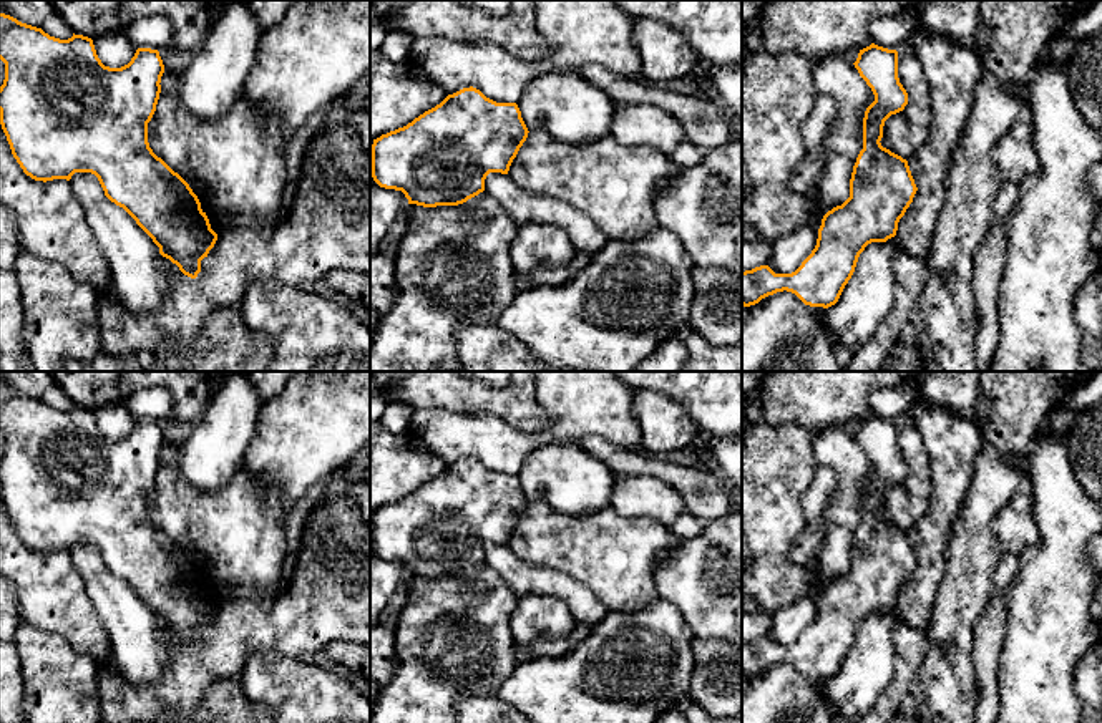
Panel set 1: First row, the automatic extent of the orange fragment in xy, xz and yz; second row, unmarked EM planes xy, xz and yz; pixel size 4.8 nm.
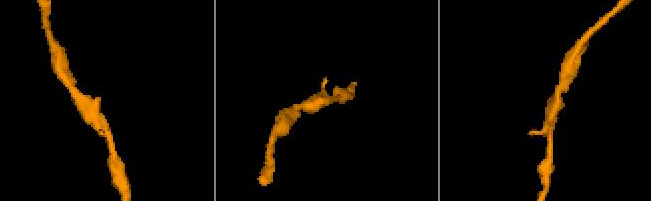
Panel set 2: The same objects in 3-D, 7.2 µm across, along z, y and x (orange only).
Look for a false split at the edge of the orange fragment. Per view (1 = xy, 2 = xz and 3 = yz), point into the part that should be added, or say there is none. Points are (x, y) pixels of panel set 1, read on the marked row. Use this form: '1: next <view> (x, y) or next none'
1: next none
2: next none
3: next none

